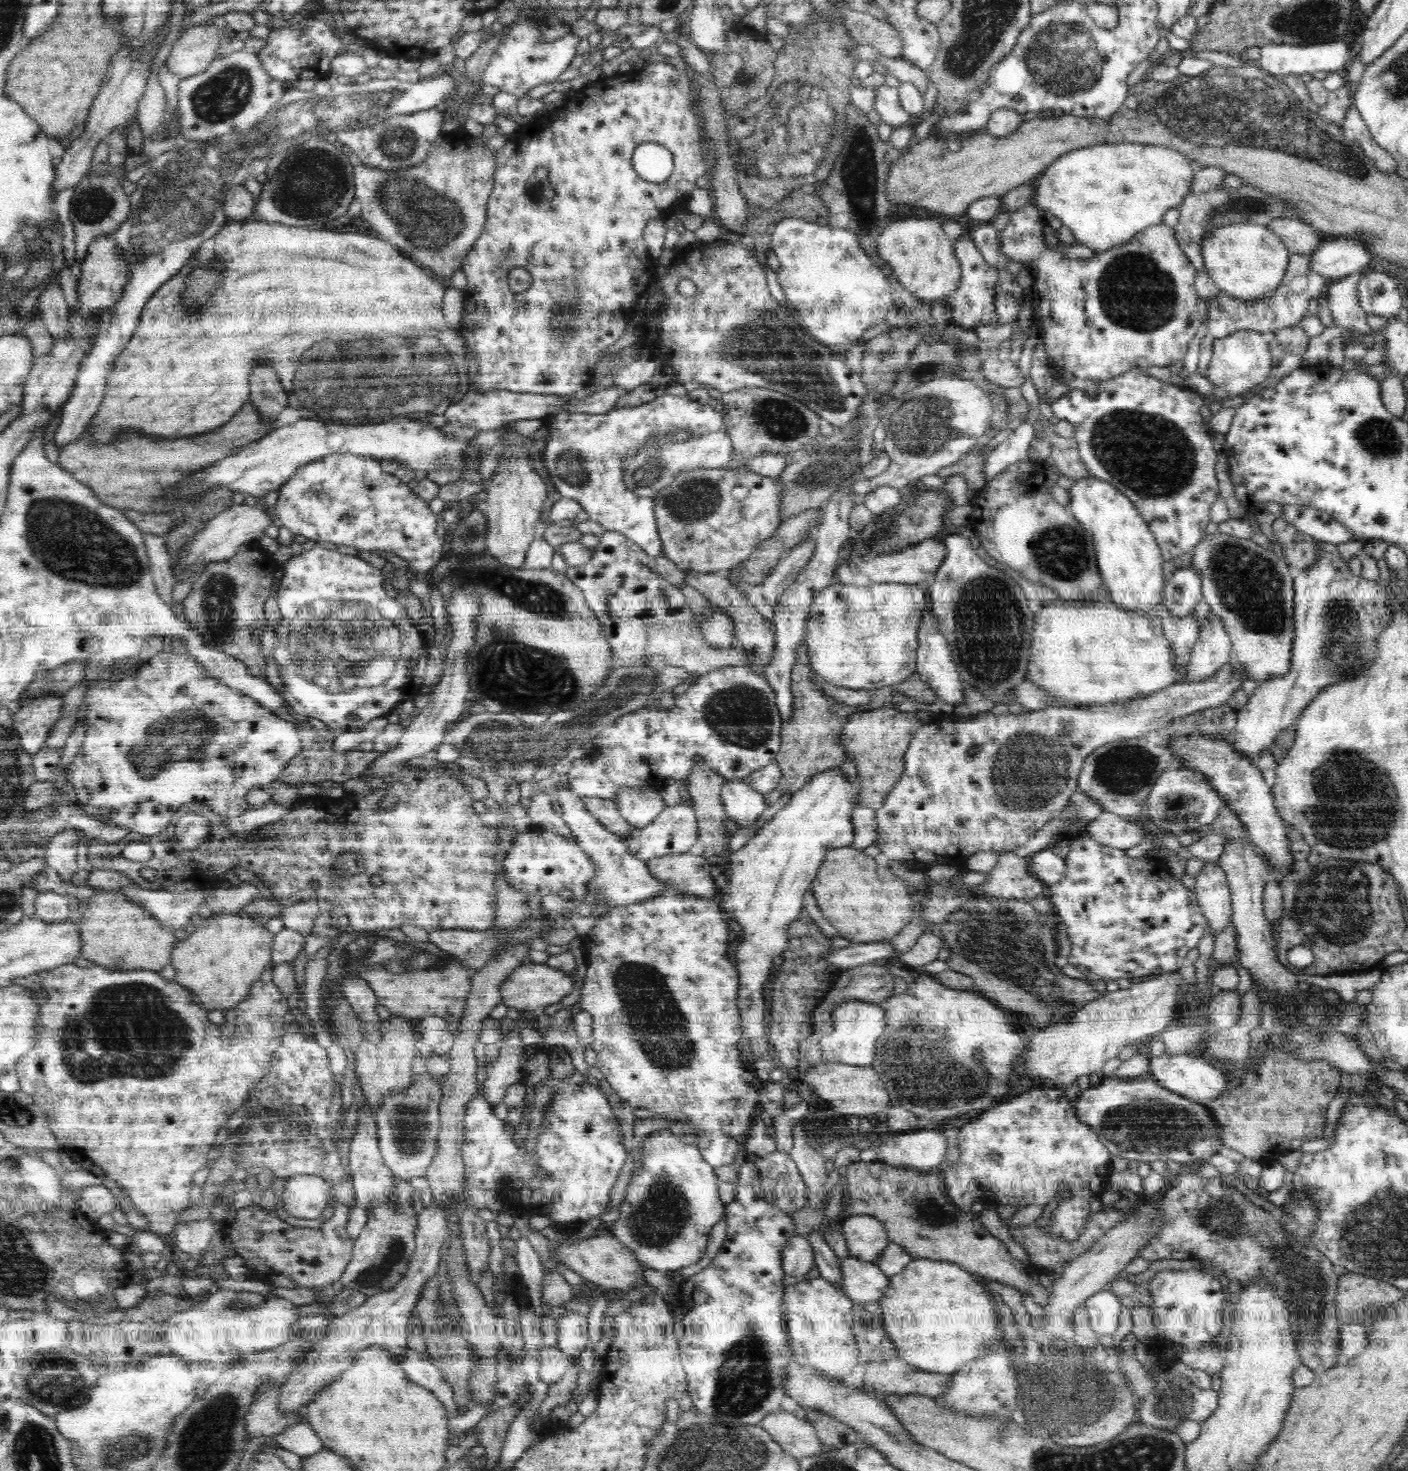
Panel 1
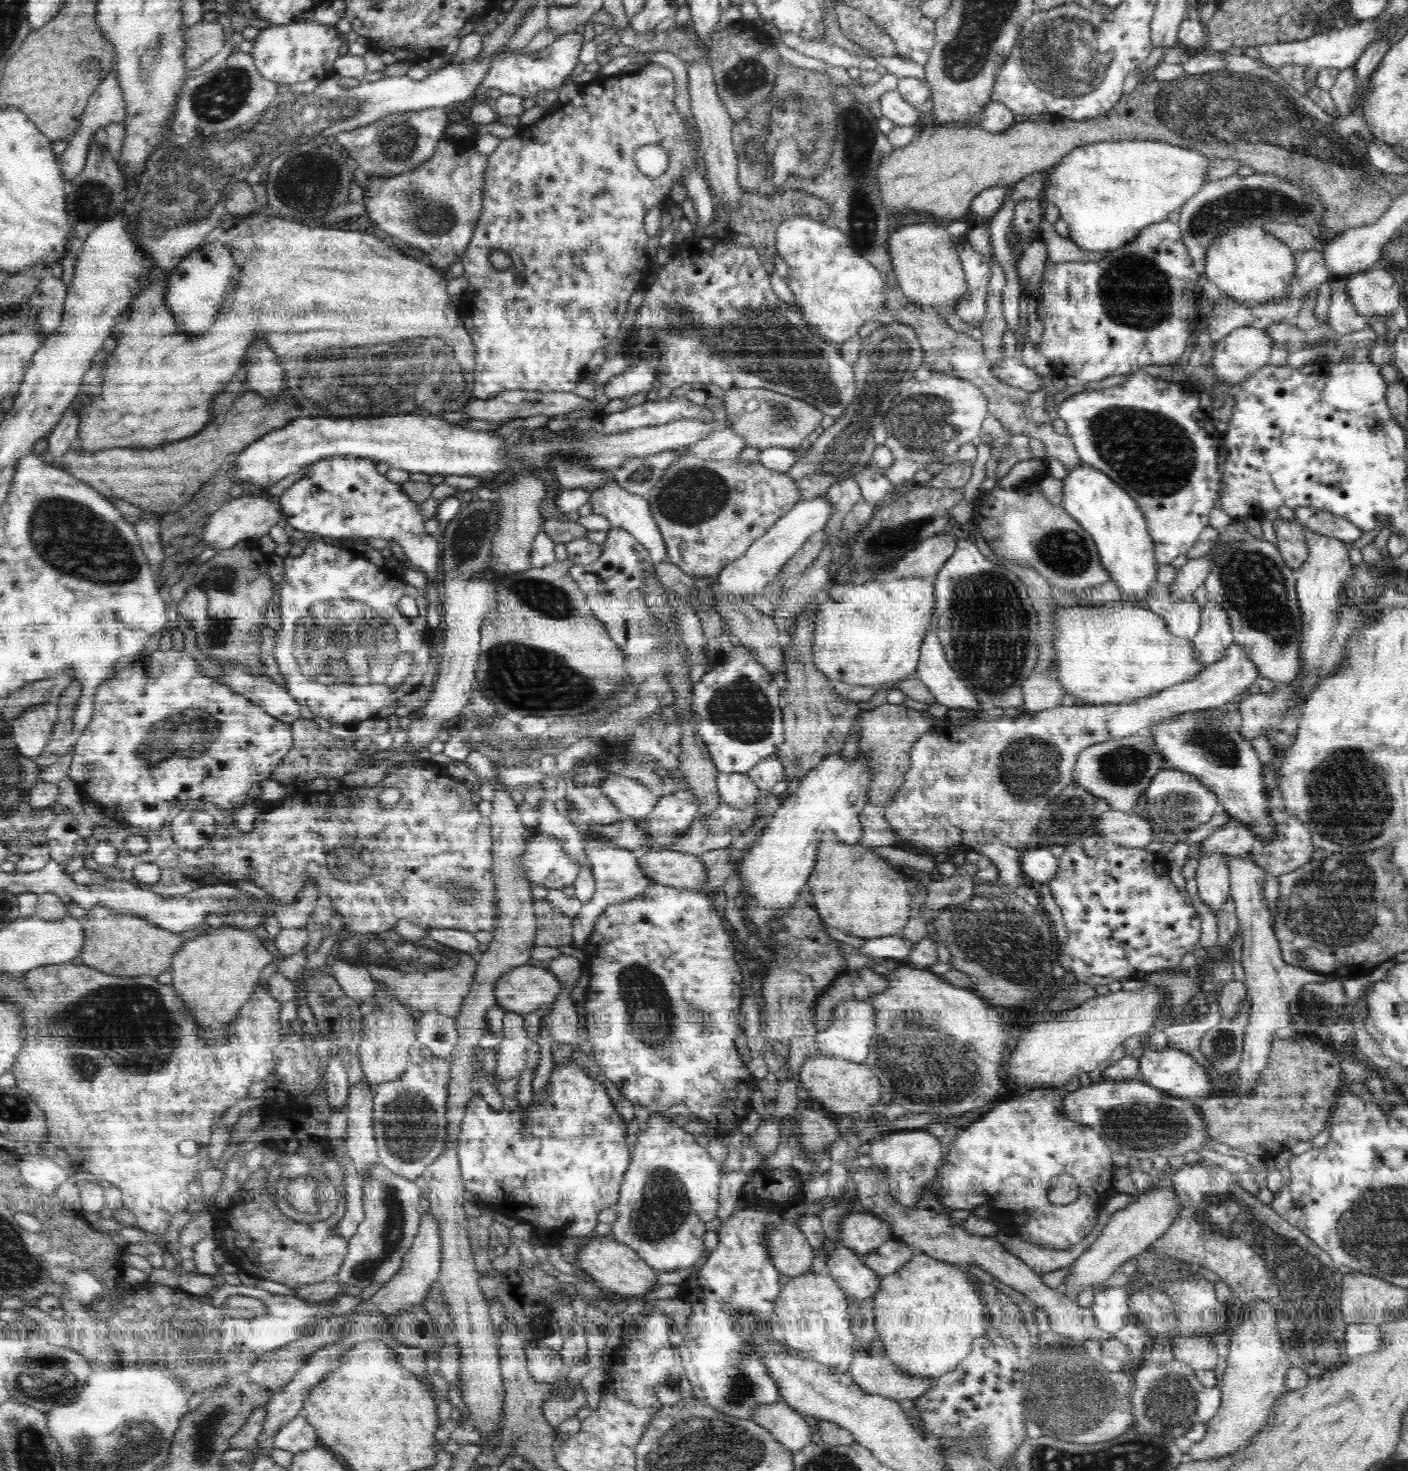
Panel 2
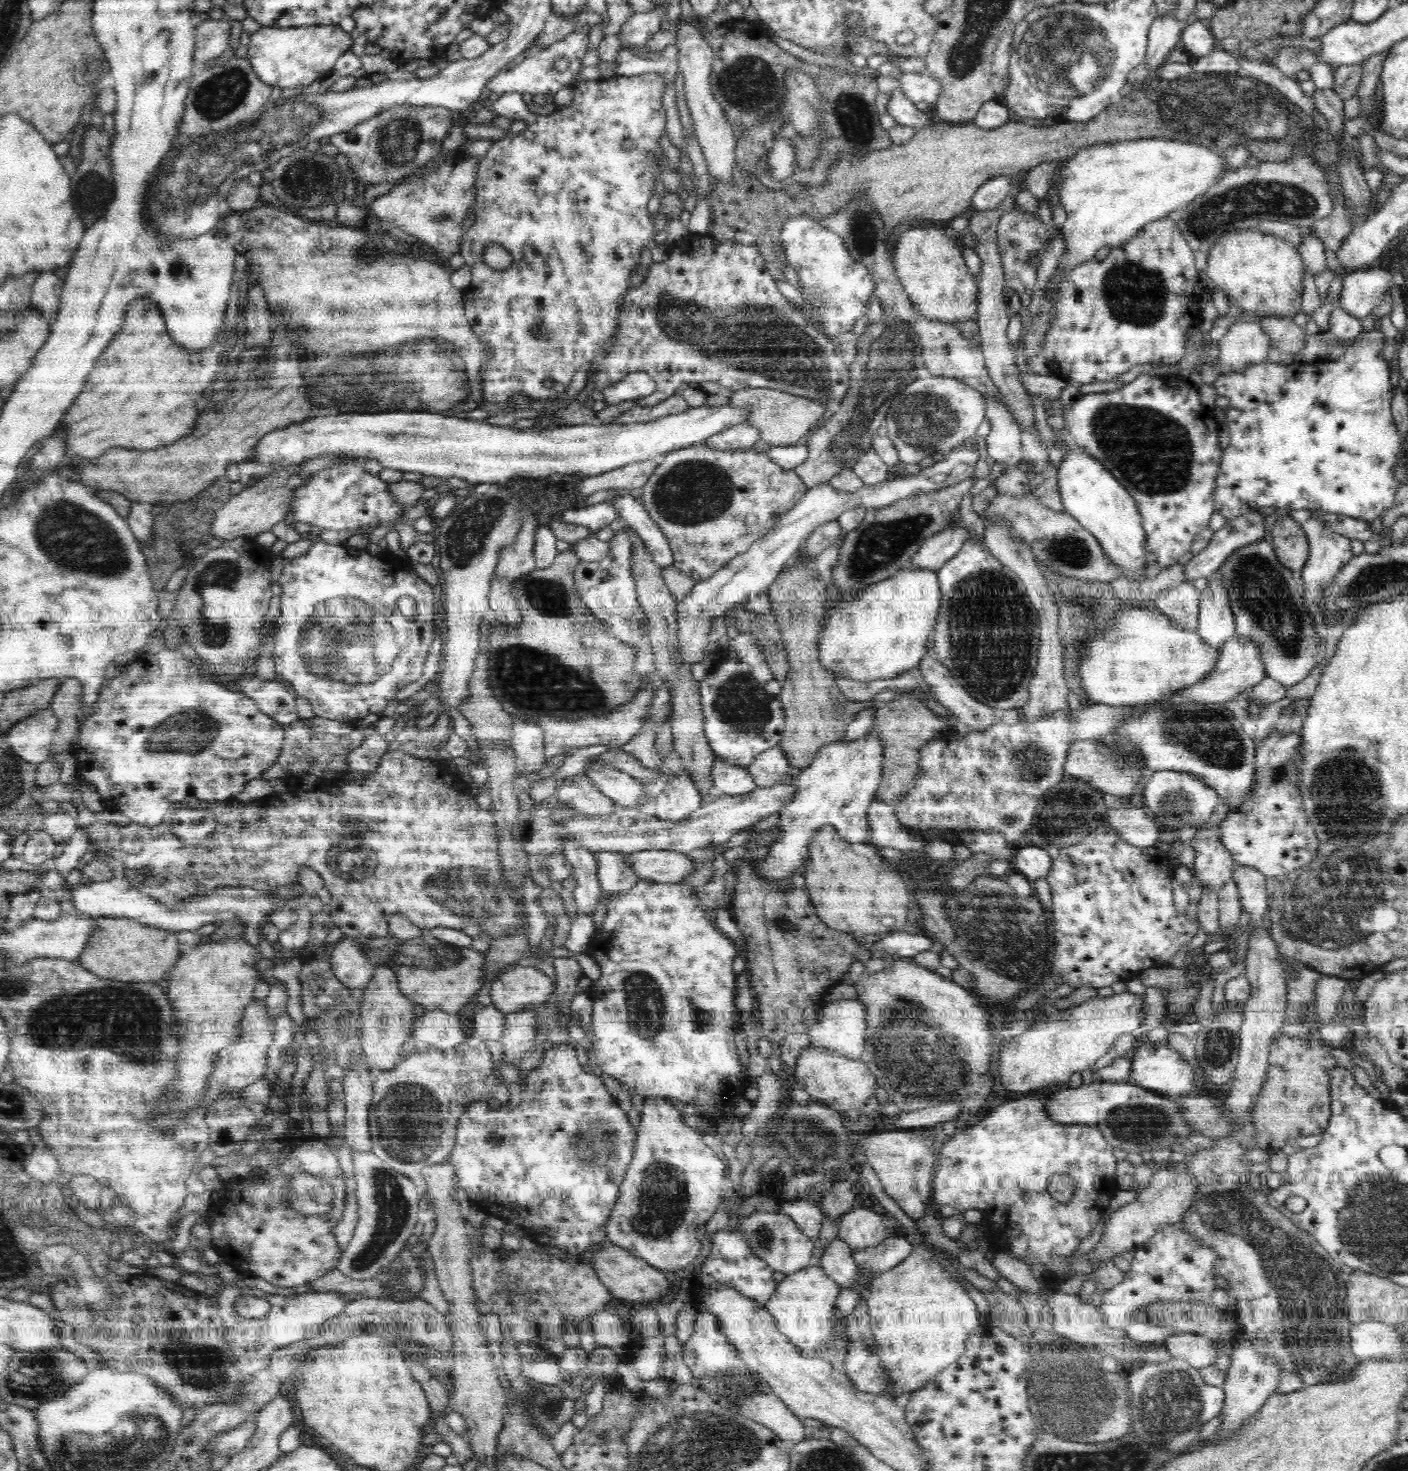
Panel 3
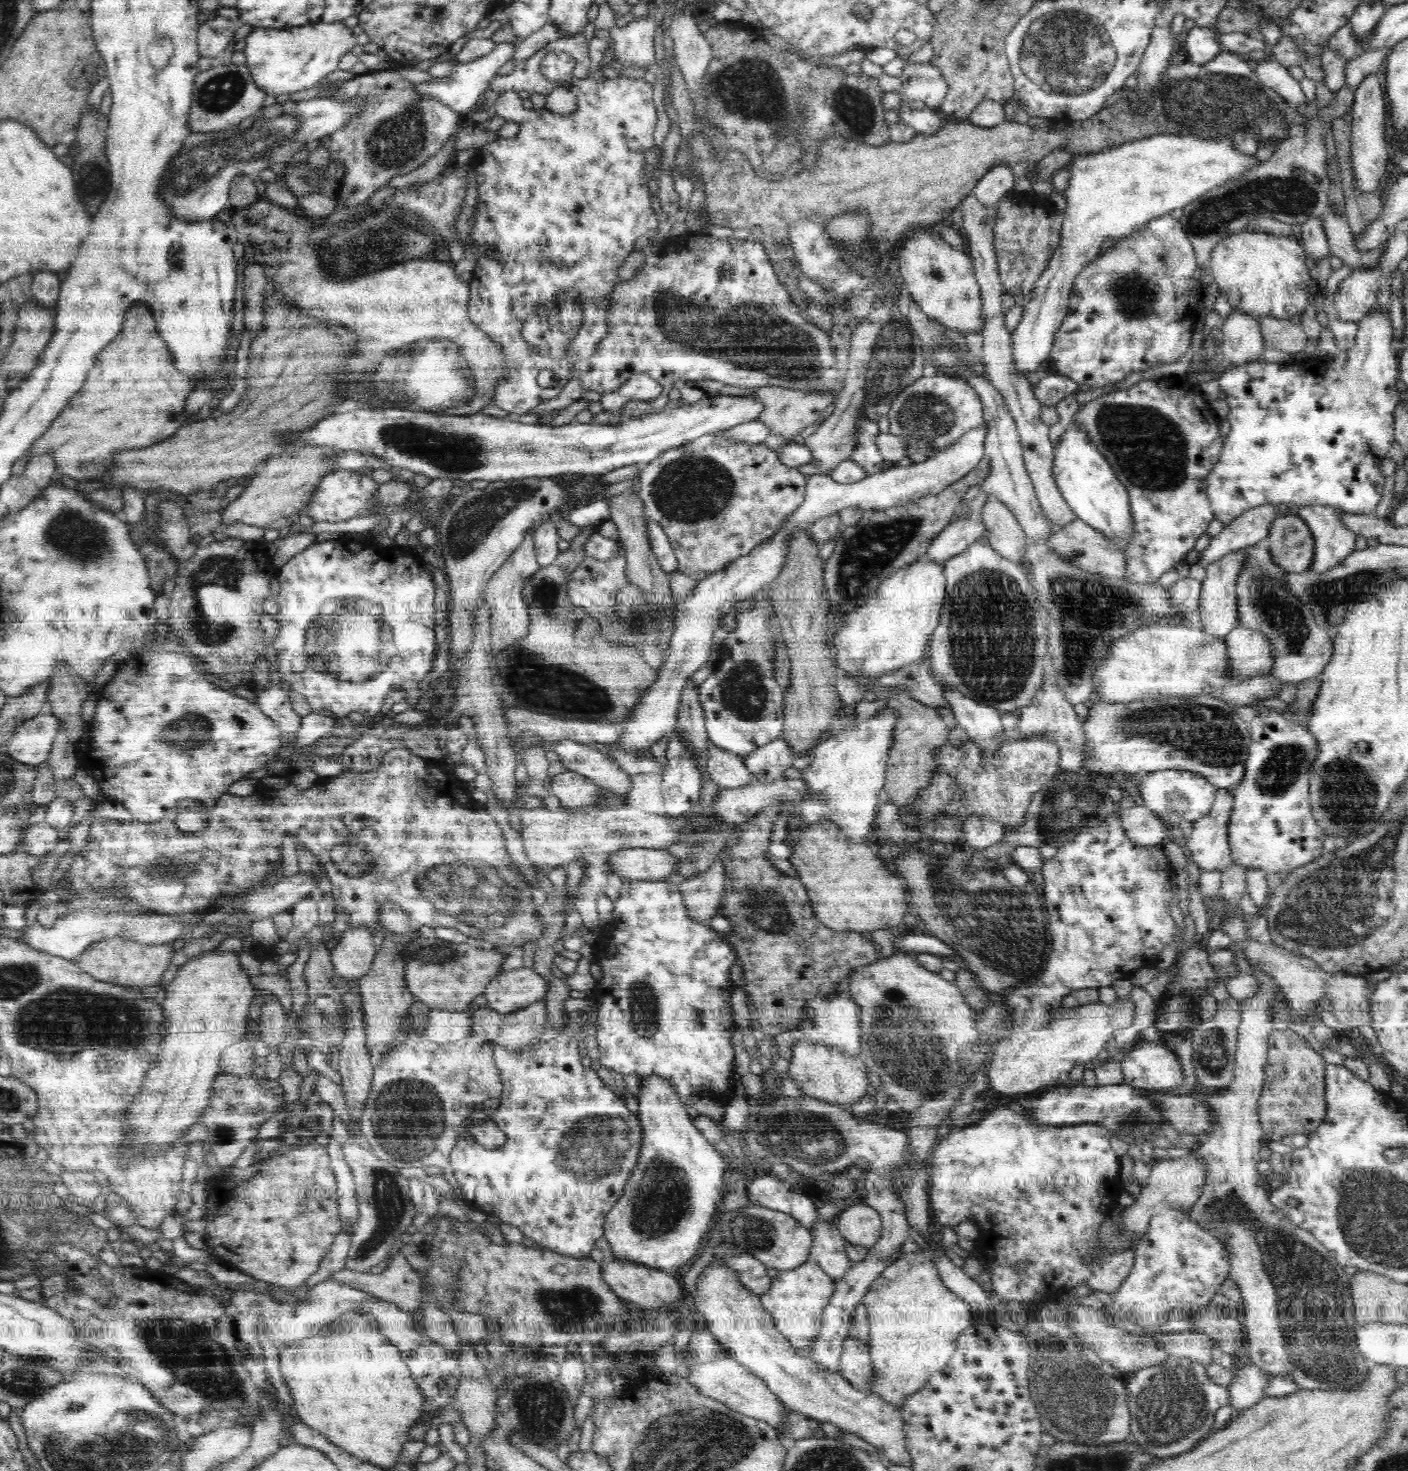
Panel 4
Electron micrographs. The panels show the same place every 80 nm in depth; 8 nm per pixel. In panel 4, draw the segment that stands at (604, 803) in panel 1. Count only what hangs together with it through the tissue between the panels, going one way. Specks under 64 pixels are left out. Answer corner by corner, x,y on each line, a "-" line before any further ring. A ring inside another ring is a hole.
566,770
556,774
550,782
550,789
566,808
585,811
600,806
600,787
591,778
577,772

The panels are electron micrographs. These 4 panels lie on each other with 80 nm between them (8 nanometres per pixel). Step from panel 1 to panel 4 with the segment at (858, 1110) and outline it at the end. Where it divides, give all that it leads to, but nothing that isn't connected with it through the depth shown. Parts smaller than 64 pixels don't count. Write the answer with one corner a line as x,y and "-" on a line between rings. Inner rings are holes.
806,1039
796,1042
788,1066
788,1076
794,1080
804,1095
837,1104
844,1109
866,1096
868,1092
868,1069
859,1057
850,1057
835,1047
813,1044

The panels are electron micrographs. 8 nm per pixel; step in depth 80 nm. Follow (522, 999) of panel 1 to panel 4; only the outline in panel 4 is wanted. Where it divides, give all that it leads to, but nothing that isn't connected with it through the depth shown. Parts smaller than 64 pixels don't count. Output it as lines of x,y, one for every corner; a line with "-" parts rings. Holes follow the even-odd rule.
518,968
494,977
484,990
487,1006
492,1010
511,1013
545,998
546,980
535,970

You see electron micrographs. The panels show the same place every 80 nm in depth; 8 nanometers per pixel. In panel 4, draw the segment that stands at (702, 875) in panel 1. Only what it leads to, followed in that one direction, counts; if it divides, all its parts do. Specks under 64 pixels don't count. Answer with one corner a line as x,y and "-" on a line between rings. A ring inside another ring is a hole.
624,848
610,853
608,865
612,873
622,879
631,881
664,881
670,874
678,873
676,857
668,854
668,851
656,850
654,848

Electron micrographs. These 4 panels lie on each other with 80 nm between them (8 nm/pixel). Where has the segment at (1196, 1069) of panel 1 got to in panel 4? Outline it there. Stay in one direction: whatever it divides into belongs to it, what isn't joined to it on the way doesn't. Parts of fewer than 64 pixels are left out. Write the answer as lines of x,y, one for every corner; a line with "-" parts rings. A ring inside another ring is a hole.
1143,1041
1127,1053
1121,1061
1124,1084
1147,1092
1182,1092
1184,1074
1179,1058
1165,1044

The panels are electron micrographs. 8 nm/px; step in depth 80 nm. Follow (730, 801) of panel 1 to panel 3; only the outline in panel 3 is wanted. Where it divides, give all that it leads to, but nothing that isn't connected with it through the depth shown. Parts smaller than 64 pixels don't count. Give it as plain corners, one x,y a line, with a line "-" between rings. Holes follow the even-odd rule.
717,758
712,764
712,778
715,795
742,796
757,786
747,768
726,764

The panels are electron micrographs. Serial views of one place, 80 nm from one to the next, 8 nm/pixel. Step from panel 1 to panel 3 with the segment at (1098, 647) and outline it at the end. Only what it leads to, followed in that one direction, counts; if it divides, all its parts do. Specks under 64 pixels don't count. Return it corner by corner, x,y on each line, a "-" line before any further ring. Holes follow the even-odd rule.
1120,609
1113,618
1113,627
1110,632
1100,632
1098,636
1092,636
1088,642
1081,646
1081,653
1079,654
1079,661
1077,662
1077,680
1083,688
1083,694
1088,697
1090,702
1097,704
1108,705
1108,706
1131,706
1131,705
1144,705
1153,704
1158,700
1162,700
1164,696
1172,696
1177,690
1183,689
1184,687
1195,685
1201,678
1204,678
1216,664
1220,652
1219,648
1212,648
1205,642
1202,642
1201,637
1196,630
1182,630
1178,628
1166,615
1159,611
1150,611
1148,609

